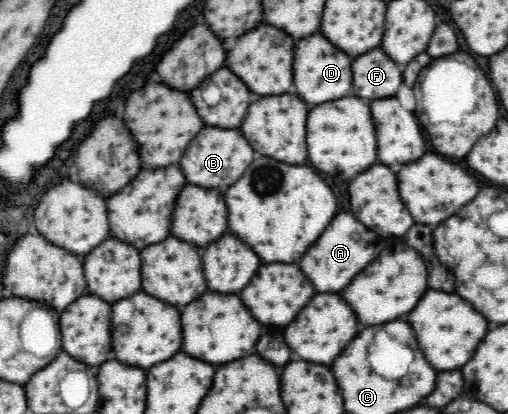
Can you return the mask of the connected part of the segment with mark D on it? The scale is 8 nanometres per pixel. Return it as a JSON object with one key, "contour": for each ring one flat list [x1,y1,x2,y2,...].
{"contour":[[311,34,309,38,299,40,295,48,295,84,299,96,311,104,343,98,353,86,353,60,325,36]]}

